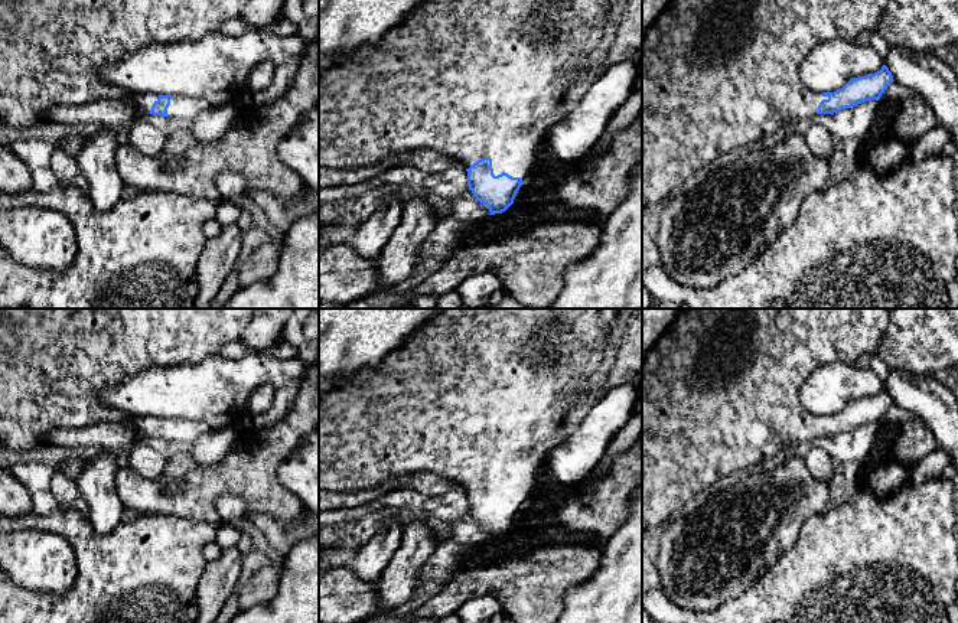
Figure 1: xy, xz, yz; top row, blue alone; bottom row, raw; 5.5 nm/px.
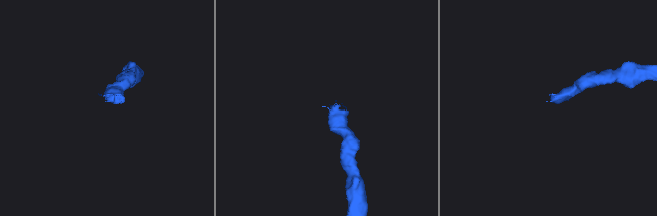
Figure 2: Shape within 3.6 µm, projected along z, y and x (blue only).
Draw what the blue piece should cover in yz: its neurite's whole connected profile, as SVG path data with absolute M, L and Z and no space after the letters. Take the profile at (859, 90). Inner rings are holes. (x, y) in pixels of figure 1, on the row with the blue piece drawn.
M672 0L642 39L642 209L665 202L667 198L680 190L688 177L713 163L723 153L736 147L755 147L765 136L778 133L781 127L788 123L802 121L817 114L834 114L871 100L879 101L882 94L895 81L886 65L874 74L850 79L841 89L822 94L815 94L802 84L799 68L804 58L819 43L835 39L853 42L860 32L876 30L887 1L889 0Z

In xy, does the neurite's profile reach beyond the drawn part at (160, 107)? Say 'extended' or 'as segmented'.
extended

